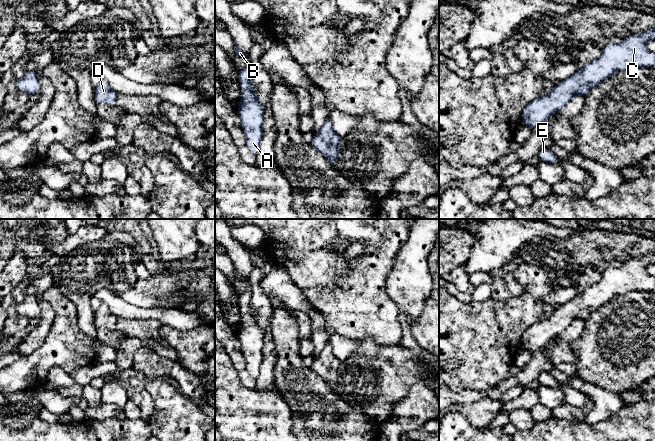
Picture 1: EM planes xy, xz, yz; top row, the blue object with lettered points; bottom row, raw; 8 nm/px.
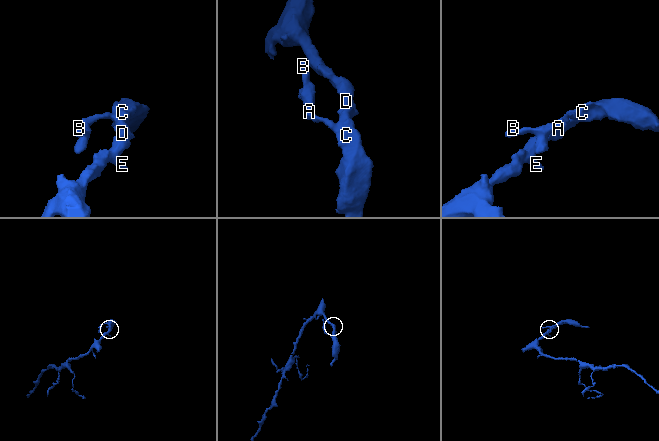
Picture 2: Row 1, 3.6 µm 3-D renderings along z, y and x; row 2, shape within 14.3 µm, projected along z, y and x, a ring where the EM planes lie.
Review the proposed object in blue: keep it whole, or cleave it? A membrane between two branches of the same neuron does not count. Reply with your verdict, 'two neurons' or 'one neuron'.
one neuron

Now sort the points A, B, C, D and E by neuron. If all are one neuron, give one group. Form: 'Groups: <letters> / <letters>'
Groups: A B C D E

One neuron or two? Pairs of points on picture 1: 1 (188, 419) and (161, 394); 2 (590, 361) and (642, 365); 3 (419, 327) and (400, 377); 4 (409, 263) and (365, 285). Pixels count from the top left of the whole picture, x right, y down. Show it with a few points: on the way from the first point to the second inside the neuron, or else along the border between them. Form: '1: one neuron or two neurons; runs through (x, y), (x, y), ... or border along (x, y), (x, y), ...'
1: one neuron; runs through (181, 414), (168, 401)
2: one neuron; runs through (603, 361), (617, 371), (629, 369)
3: two neurons; border along (422, 348), (428, 351)
4: two neurons; border along (396, 252), (386, 278), (386, 293), (389, 297)

